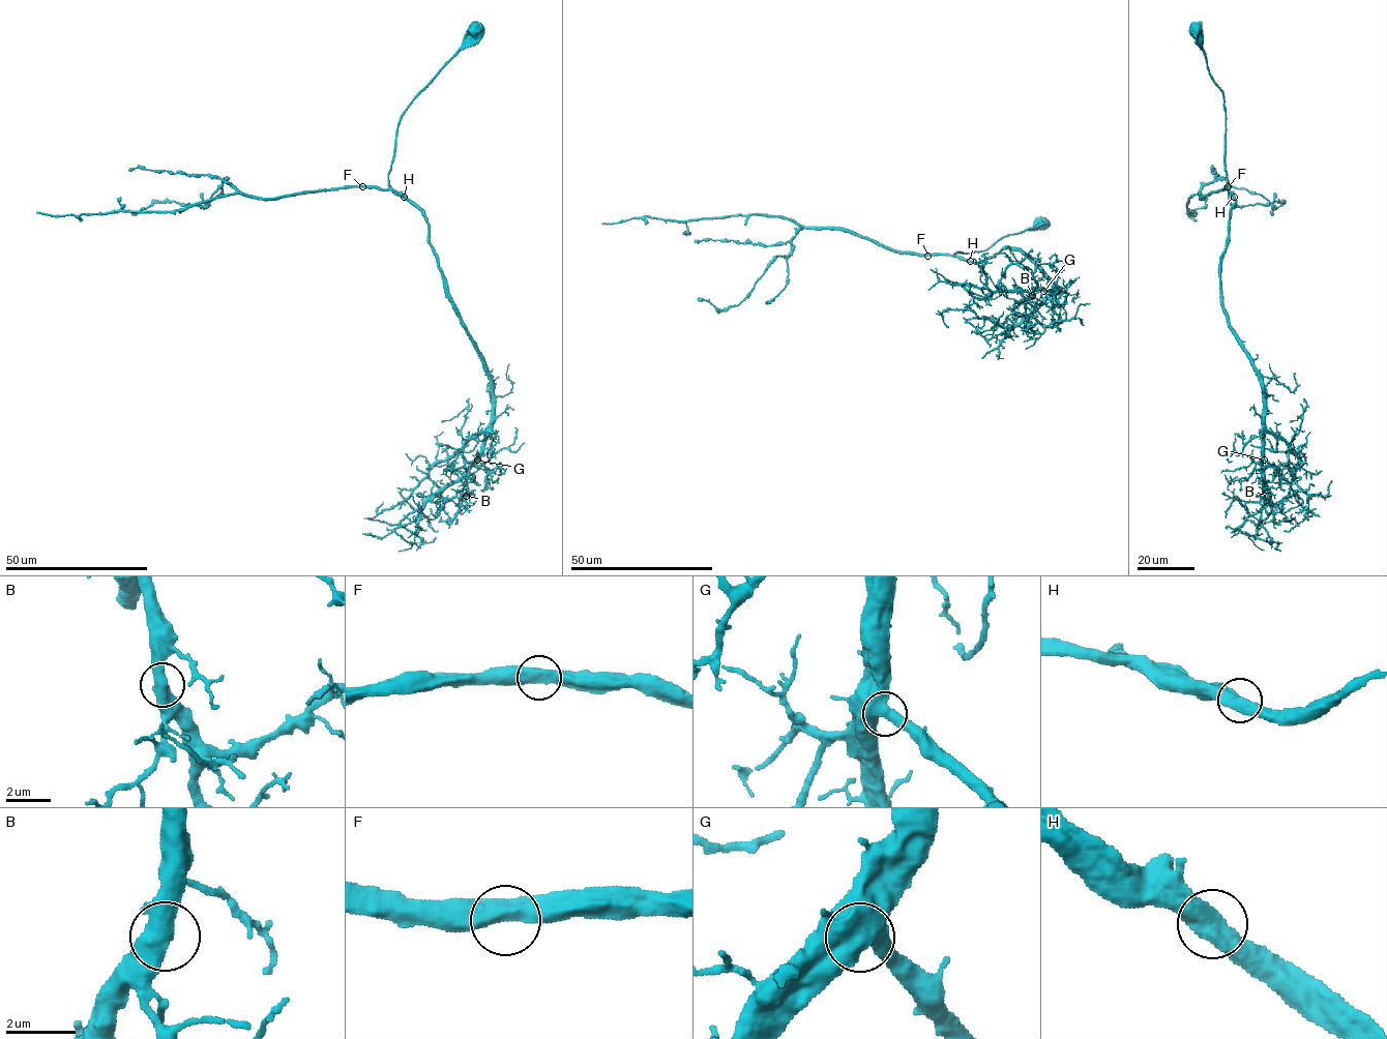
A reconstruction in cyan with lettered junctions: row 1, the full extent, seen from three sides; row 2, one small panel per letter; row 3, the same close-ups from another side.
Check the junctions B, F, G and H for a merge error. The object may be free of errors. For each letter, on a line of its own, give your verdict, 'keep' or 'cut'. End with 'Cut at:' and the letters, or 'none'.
B: keep
F: keep
G: keep
H: keep
Cut at: none

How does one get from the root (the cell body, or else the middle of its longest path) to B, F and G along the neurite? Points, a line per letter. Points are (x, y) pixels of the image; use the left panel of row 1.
B: (475, 29), (402, 117), (388, 175), (424, 217), (445, 296), (489, 376), (491, 422), (466, 496)
F: (475, 29), (471, 38), (402, 117), (388, 175), (390, 187), (362, 186)
G: (475, 29), (402, 117), (388, 183), (421, 211), (445, 296), (489, 376), (491, 422), (477, 459)

